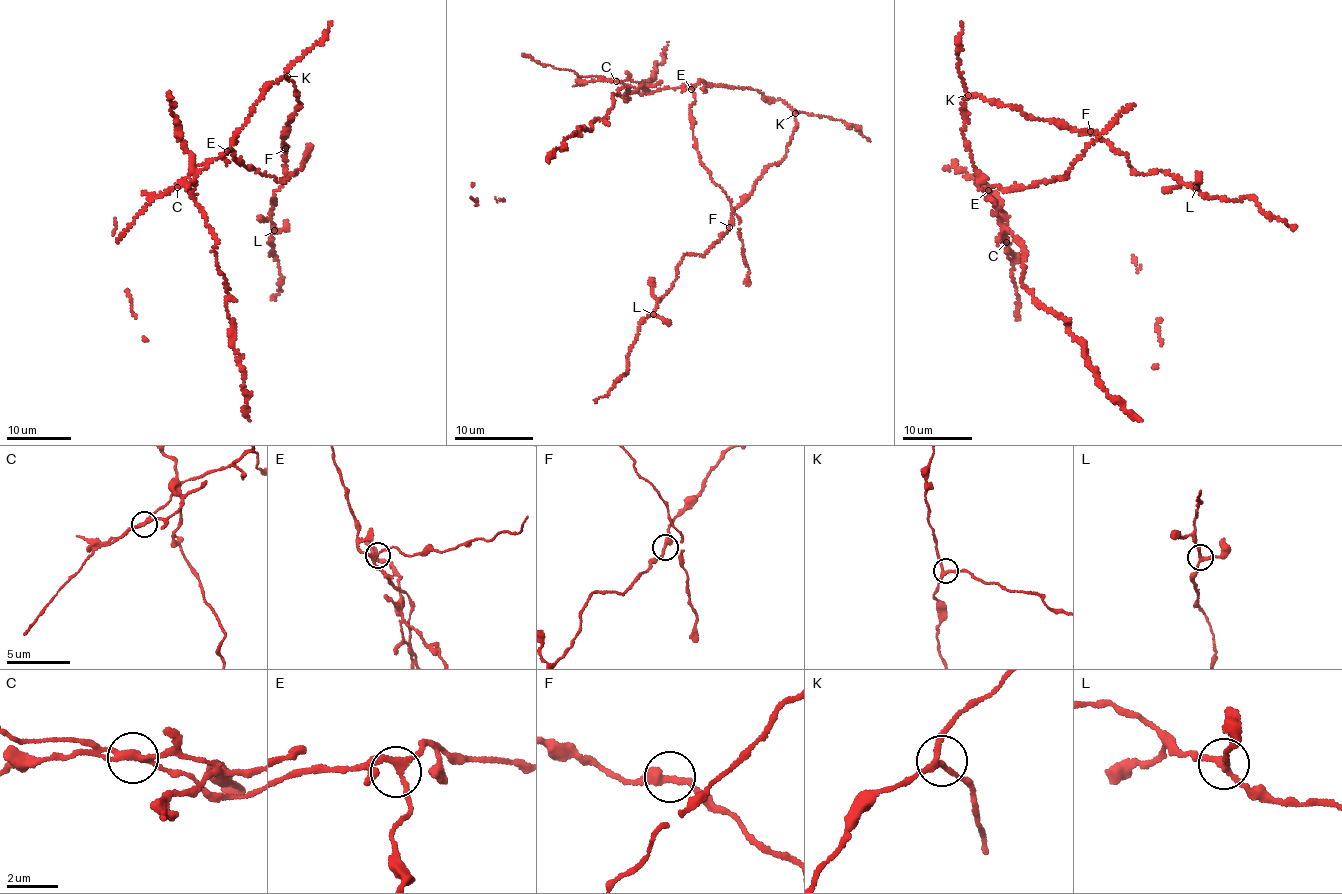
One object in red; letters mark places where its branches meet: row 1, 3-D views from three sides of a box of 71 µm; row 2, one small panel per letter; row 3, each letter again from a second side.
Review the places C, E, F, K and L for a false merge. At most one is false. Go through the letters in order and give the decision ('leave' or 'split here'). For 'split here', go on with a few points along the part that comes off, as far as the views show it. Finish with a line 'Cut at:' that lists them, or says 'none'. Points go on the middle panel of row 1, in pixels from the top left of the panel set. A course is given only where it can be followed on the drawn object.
C: split here | (615, 81), (639, 85), (626, 100), (626, 87), (614, 93), (612, 109), (564, 139), (548, 163)
E: leave
F: leave
K: leave
L: leave
Cut at: C

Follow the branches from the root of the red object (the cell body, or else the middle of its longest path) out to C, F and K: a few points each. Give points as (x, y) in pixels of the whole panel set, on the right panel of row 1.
C: (974, 168), (976, 185), (1004, 211), (1006, 241)
F: (974, 168), (963, 131), (962, 109), (970, 96), (979, 94), (1025, 115), (1090, 131)
K: (974, 168), (963, 131), (962, 109), (968, 95)

